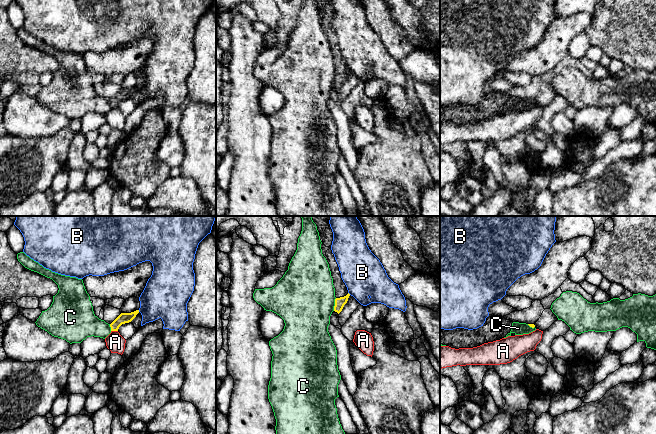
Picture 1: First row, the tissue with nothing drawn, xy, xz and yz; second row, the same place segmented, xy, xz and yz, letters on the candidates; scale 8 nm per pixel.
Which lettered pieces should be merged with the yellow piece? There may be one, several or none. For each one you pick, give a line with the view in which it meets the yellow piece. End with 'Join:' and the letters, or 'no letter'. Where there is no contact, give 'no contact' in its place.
Join: no letter

